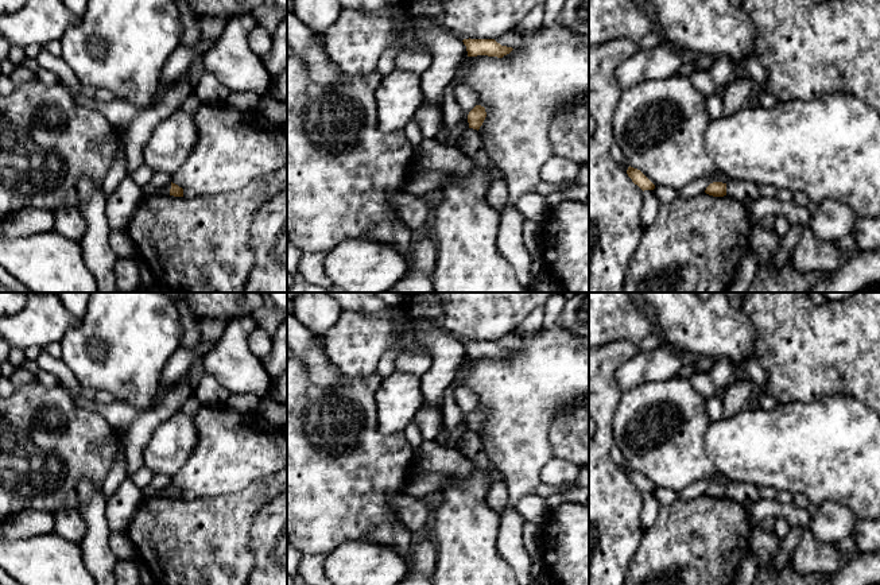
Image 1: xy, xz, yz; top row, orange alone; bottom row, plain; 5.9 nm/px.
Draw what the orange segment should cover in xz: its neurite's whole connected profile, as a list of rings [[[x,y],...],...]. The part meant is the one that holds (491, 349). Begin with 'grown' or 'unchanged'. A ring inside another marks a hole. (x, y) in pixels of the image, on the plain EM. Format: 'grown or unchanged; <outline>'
unchanged; [[[464,341],[466,348],[468,359],[488,357],[503,360],[509,356],[513,350],[501,348],[495,341]]]

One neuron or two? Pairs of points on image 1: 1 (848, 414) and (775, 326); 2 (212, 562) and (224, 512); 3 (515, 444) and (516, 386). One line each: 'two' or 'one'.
1: two
2: one
3: one

